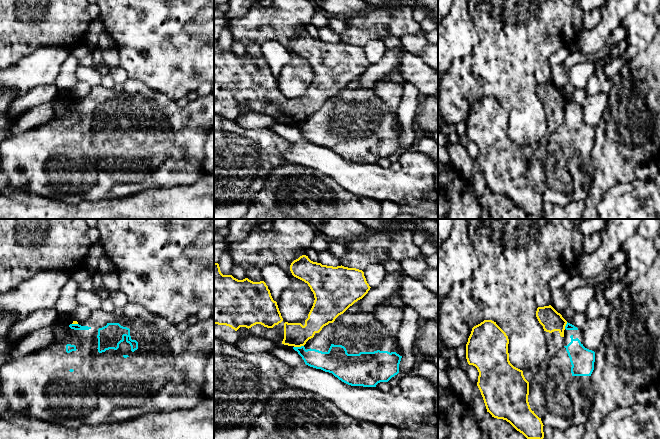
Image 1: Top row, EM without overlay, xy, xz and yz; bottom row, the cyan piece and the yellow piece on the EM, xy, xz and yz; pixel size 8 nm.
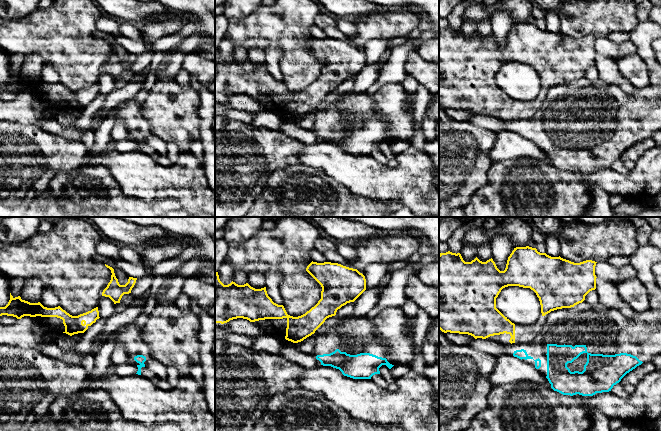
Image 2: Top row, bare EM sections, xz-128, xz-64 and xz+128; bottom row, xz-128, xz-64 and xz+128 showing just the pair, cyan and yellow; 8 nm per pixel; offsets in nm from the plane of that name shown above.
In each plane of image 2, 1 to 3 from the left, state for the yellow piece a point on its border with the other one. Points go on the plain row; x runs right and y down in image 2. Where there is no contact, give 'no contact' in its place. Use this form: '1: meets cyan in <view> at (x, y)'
1: no contact
2: no contact
3: no contact

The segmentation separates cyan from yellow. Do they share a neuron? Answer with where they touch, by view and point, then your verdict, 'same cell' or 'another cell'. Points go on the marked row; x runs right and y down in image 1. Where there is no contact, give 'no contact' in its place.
xz (298, 347) | another cell

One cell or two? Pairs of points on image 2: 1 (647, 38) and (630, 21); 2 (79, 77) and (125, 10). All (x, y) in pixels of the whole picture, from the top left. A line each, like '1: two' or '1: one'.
1: two
2: two

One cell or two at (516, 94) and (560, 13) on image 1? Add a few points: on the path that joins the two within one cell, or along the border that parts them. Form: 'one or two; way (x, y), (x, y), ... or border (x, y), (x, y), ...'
one; way (516, 73), (516, 64), (547, 31)

